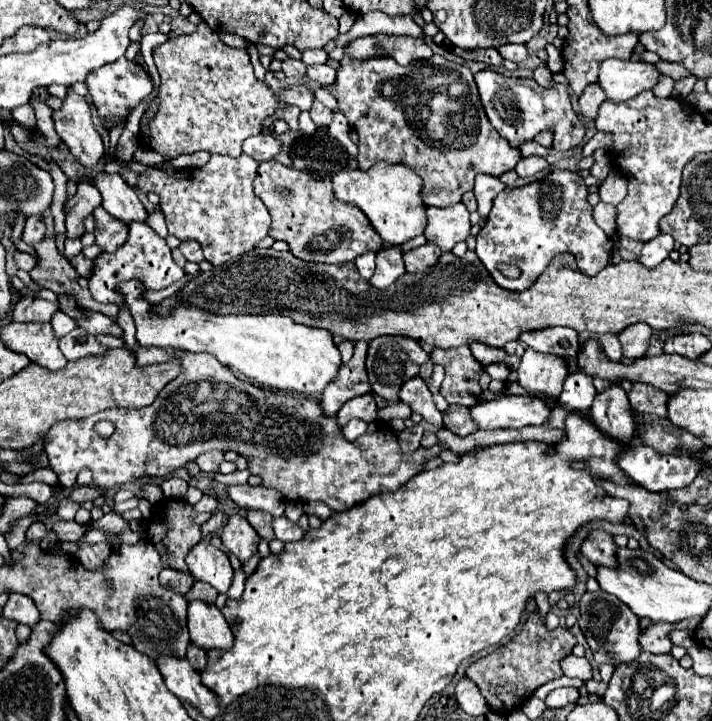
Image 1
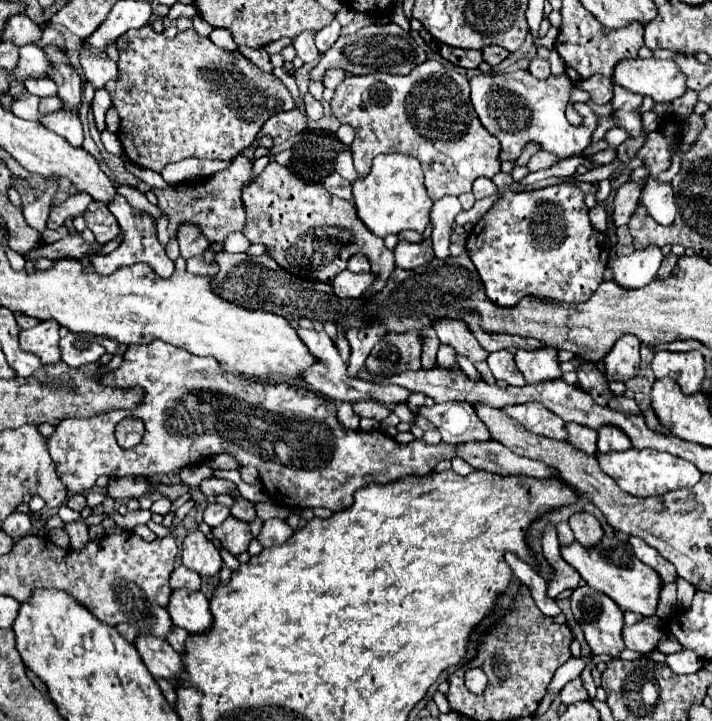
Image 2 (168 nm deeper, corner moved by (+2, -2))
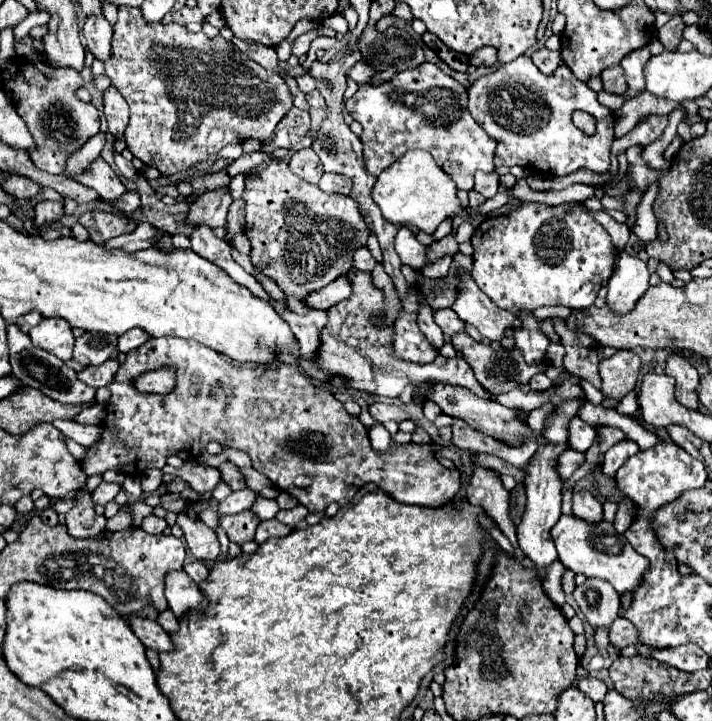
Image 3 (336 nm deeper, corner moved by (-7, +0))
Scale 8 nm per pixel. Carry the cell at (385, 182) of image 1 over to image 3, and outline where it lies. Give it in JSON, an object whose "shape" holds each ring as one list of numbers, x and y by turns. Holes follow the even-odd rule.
{"shape":[[409,150,401,158,397,158,391,166,387,166,379,176,371,190,371,196,383,218,395,226,413,224,419,230,433,234,435,228,451,214,461,214,461,204,457,200,455,182,435,164,429,152]]}

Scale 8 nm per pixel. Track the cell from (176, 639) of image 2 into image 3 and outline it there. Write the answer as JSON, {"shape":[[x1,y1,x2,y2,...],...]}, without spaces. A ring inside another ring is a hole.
{"shape":[[167,610,167,612,161,612,159,614,159,618,157,618,157,622,171,634,171,632,175,632,175,630,179,630,179,620,175,618,175,614,171,612,171,610]]}

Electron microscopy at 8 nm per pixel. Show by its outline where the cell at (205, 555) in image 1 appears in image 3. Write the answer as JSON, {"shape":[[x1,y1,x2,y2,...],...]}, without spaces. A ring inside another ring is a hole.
{"shape":[[185,512,179,514,177,522,183,528,187,546,189,546,191,554,197,560,201,560,201,562,215,562,219,558,221,550,219,550,217,534,207,524,203,524,199,520,191,520]]}

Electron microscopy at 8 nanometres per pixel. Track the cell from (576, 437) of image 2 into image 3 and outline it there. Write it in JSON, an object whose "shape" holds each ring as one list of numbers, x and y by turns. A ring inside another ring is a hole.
{"shape":[[601,426,597,430,597,440,599,440,601,452,607,452,613,444,617,444,619,440,625,440,625,438,627,436,621,430,615,430,615,428,609,428,609,426]]}

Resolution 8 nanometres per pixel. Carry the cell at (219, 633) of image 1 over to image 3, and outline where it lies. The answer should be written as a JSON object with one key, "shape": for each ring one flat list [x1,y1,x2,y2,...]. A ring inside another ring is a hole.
{"shape":[[181,570,171,572,165,580,165,598,169,608,177,618,183,618,191,610,207,608,207,596,199,590,199,586]]}

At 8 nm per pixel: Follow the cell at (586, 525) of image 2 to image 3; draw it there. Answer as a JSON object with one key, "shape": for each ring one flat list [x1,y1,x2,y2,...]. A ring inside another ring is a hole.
{"shape":[[575,492,573,514,589,524,599,524,603,520,603,506,591,492]]}

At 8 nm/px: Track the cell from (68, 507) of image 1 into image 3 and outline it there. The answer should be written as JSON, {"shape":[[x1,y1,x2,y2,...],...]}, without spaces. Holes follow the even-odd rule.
{"shape":[[101,482,97,488,95,488,95,492,91,494,91,500,93,500,93,504,107,504,107,502,111,502,115,496,117,496,117,492,121,490,121,486,119,484,107,484,107,482]]}

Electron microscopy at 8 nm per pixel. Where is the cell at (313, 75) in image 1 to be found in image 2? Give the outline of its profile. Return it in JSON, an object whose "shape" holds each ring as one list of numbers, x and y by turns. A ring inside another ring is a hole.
{"shape":[[328,70,326,76,324,76,324,86,334,90,344,78,346,78,346,72,344,70]]}

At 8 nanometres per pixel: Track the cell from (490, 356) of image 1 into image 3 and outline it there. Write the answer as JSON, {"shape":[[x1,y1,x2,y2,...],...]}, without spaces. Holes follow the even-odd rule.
{"shape":[[445,308,445,310,435,310,435,322,441,326,443,334,445,336,453,336,453,334,461,334,465,332,465,322,459,320,459,316,451,310,451,308]]}

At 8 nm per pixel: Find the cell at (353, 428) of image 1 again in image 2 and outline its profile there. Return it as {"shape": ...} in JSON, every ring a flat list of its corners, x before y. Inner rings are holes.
{"shape":[[342,402,342,404,338,406,338,420,340,420,340,424,342,424,344,428,358,430,358,422,360,422,360,418,358,418,358,414,354,414,352,404]]}

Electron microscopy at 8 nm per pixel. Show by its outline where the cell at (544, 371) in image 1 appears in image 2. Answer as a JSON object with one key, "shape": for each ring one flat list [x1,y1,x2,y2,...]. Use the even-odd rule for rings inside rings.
{"shape":[[538,348,538,350,518,350,516,366,524,374,528,384,538,384,546,380,560,378,560,366,556,360,556,350]]}

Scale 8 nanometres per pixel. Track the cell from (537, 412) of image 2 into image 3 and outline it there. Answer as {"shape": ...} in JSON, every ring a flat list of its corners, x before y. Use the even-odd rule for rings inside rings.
{"shape":[[579,416,569,420,569,448,585,452,595,442,595,428,585,424]]}

